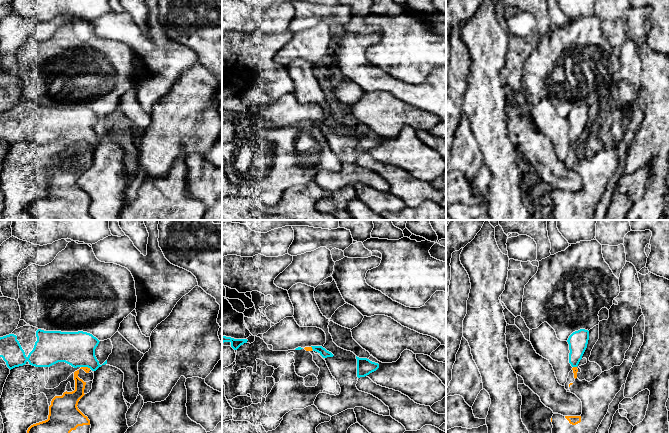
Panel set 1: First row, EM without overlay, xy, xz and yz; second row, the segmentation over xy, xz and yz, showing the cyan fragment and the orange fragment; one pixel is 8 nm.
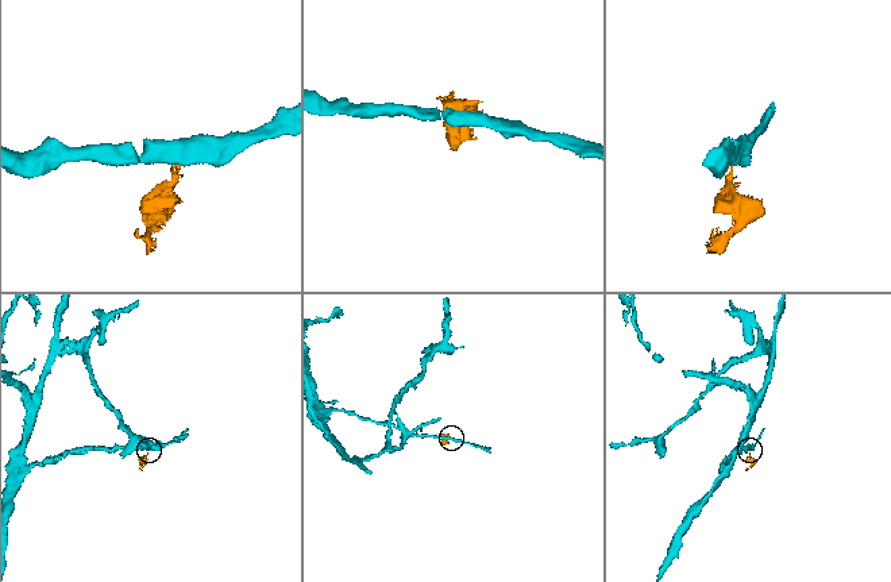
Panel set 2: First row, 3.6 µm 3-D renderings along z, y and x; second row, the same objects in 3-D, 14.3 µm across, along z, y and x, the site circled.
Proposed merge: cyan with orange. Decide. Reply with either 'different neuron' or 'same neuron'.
different neuron

